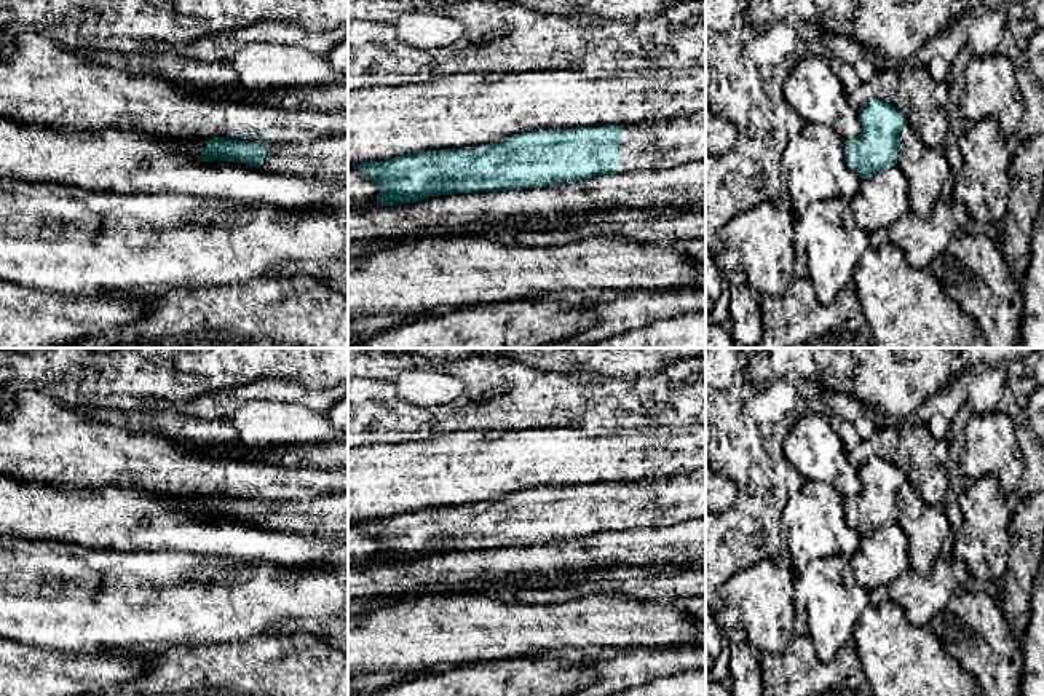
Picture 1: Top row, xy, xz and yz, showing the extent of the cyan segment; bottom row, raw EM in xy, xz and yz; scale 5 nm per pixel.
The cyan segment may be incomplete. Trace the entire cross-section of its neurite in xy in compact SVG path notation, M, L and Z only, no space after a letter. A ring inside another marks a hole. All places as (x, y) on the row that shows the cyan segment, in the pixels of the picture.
M348 134L310 144L212 137L201 150L201 158L244 163L275 174L348 185Z

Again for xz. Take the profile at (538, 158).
M706 112L618 128L514 134L485 147L428 150L353 166L380 187L380 206L429 196L512 192L627 169L706 161Z

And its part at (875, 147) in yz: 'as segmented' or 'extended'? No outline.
as segmented

